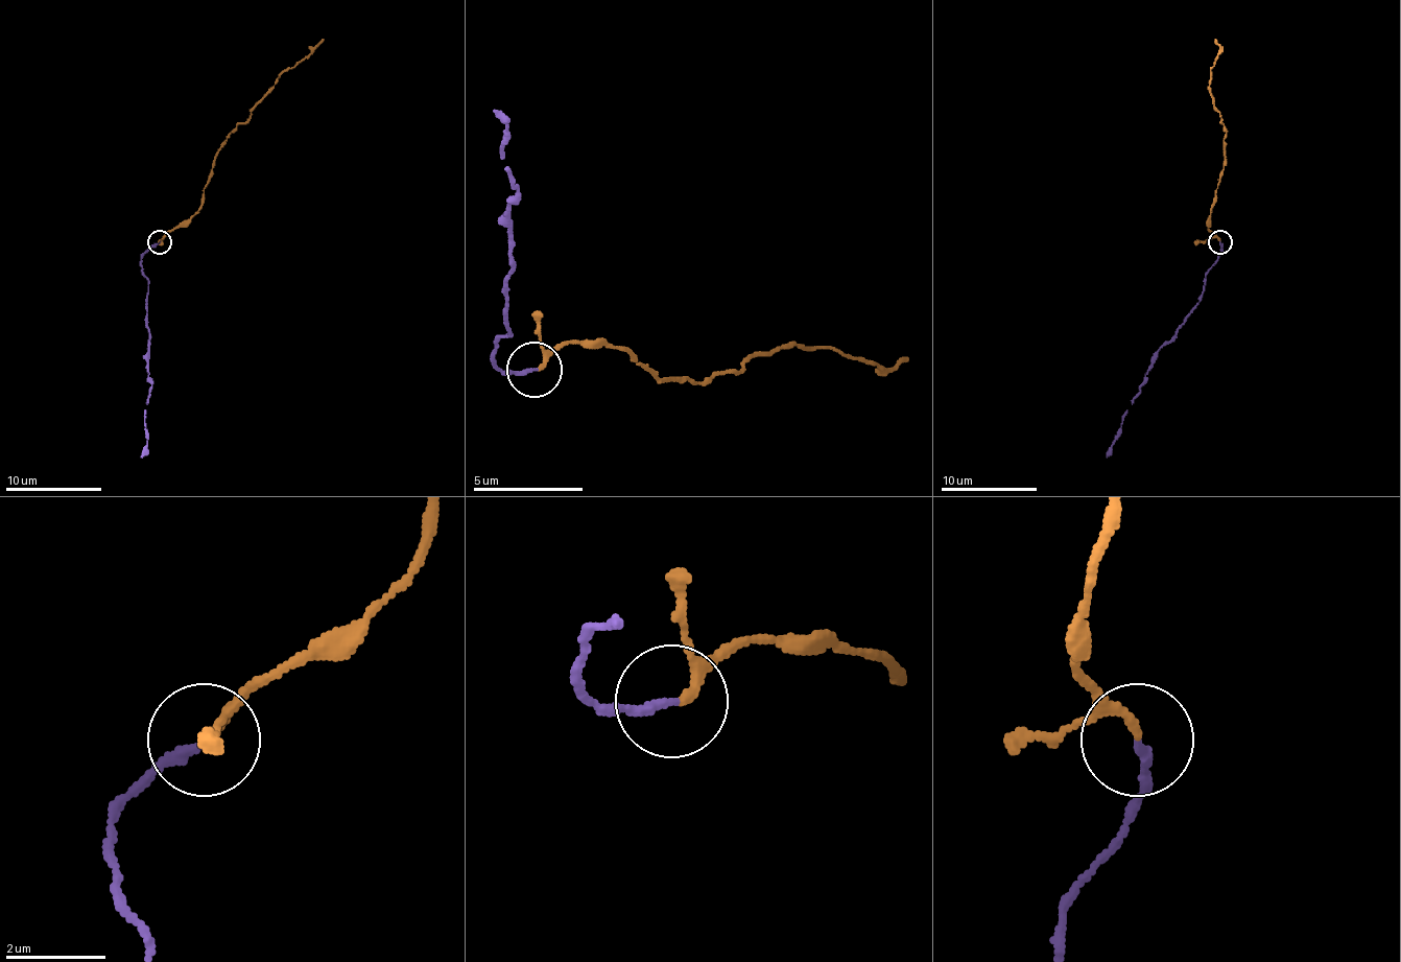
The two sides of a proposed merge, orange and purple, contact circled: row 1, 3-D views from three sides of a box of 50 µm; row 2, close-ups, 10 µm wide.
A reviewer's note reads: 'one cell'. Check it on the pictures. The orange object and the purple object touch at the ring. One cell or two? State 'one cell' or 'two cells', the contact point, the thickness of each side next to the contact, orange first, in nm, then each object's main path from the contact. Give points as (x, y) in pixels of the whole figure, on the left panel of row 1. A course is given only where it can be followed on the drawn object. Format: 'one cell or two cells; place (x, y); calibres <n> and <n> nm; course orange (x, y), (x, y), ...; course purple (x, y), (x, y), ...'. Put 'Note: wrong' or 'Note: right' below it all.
one cell; place (159, 242); calibres 130 and 180 nm; course orange (161, 241), (202, 203), (202, 191), (221, 142), (250, 116), (250, 109), (323, 39); course purple (159, 241), (141, 261), (141, 271), (148, 282), (146, 304), (151, 386), (144, 416), (146, 451), (141, 456)
Note: right

